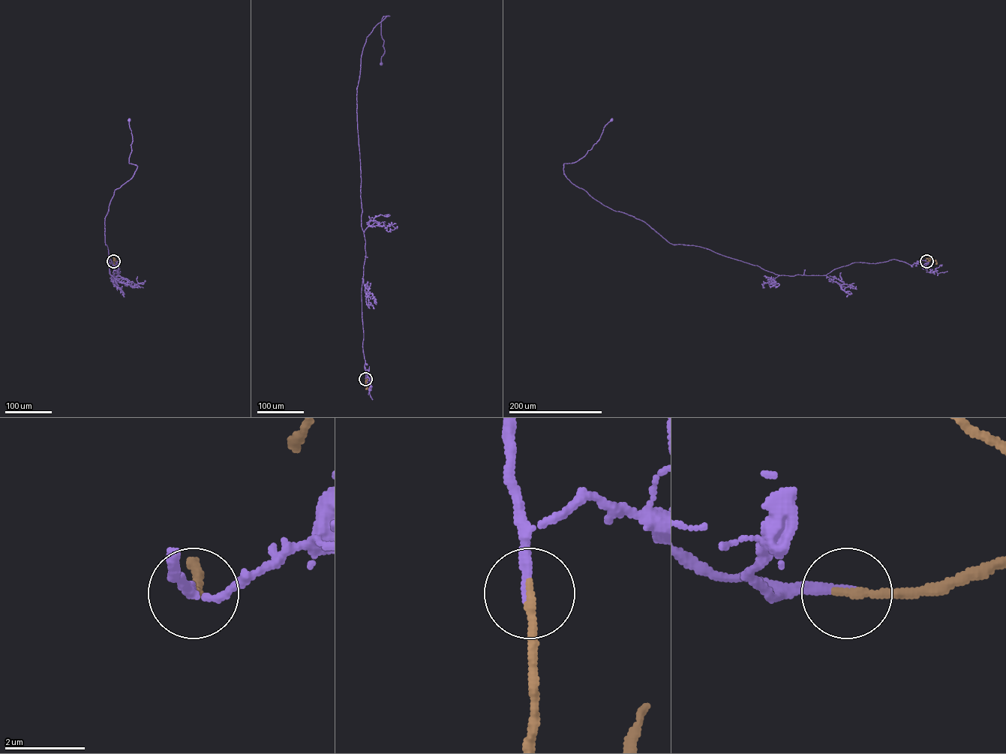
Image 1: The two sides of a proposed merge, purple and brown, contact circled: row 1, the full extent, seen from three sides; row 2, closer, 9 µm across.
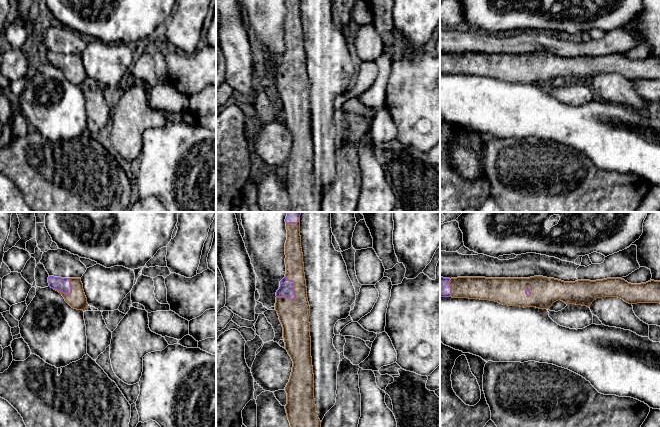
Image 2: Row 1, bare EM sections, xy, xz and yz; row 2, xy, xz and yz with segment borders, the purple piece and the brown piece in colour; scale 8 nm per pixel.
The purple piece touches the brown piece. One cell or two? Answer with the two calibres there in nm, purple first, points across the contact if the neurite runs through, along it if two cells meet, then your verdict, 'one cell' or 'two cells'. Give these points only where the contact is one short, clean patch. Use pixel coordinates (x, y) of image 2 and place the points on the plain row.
120 nm thick on the purple side, 240 nm on the other; one cell

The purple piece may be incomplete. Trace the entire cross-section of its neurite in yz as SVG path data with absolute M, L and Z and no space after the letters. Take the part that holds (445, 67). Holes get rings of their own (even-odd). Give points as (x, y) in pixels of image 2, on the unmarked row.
M543 52L530 54L457 53L451 55L440 53L440 73L490 76L508 82L539 85L549 85L558 76L567 81L576 80L590 83L594 76L602 73L618 73L629 80L660 79L660 57L651 56L646 59L631 60L621 54L564 58Z

